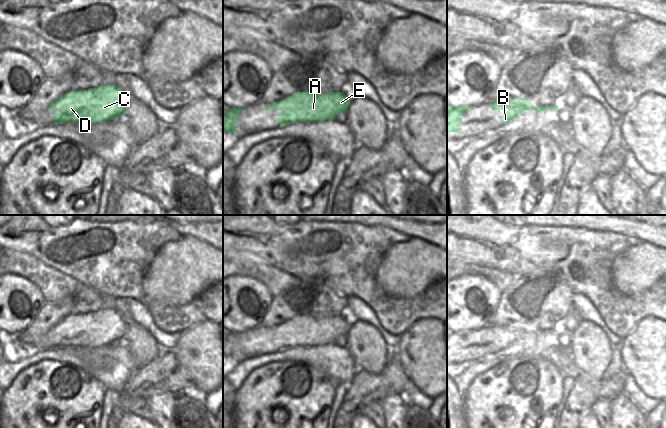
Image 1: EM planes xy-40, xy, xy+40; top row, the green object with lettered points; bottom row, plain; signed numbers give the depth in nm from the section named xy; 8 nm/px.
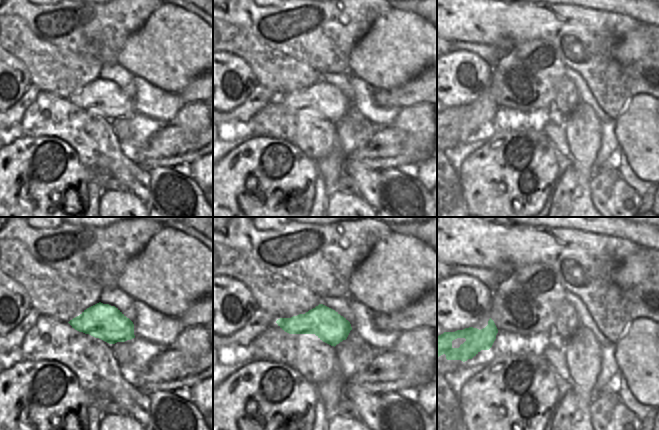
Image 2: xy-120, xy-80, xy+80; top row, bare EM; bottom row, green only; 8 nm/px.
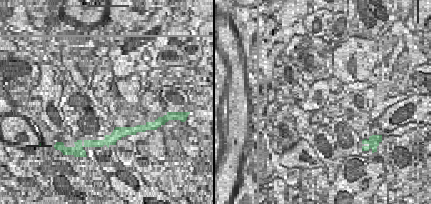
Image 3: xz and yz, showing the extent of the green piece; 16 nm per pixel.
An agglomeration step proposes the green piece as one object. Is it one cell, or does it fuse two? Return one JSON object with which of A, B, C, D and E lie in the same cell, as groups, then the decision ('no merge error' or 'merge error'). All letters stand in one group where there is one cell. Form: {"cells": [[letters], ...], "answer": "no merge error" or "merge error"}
{"cells": [["A", "B", "C", "D", "E"]], "answer": "no merge error"}

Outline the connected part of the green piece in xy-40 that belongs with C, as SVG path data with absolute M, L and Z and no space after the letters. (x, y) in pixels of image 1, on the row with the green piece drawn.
M103 84L87 90L67 92L50 104L47 110L60 110L52 117L54 124L95 124L123 115L129 99L130 96L115 84Z

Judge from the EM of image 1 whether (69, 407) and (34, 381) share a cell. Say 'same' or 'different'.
same

